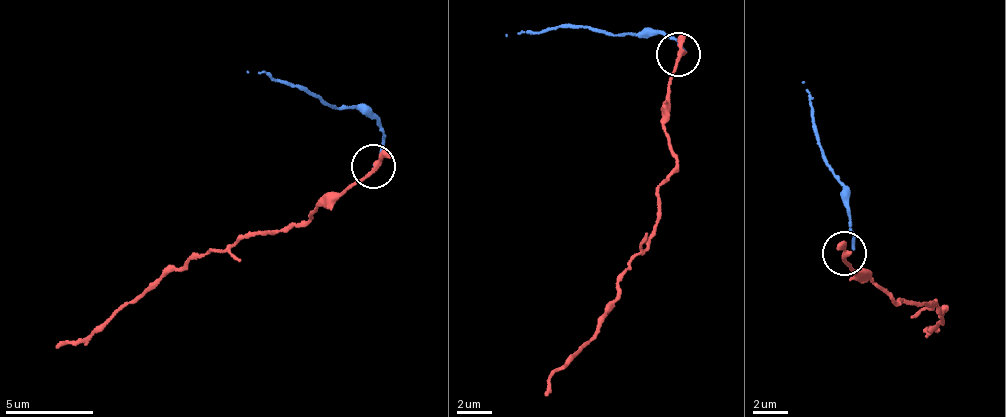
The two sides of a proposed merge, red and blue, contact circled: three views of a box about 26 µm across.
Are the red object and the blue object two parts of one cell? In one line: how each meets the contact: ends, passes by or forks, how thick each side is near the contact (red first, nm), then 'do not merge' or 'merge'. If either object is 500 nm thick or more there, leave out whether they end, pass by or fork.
red passes by | blue ends | 240/80 nm | merge

